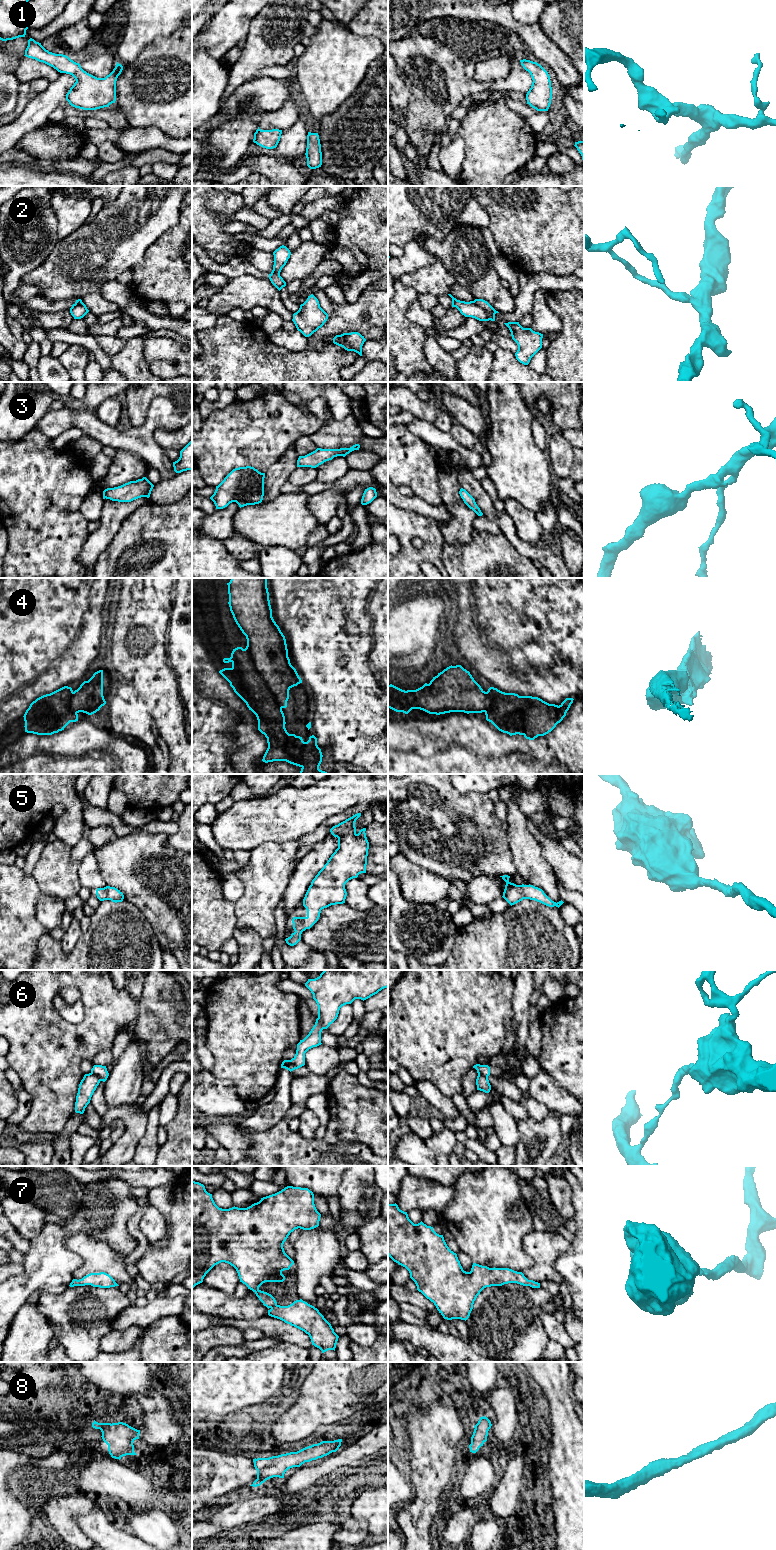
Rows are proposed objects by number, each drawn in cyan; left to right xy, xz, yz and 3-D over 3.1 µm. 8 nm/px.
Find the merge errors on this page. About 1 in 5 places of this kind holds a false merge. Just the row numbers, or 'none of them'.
2, 6

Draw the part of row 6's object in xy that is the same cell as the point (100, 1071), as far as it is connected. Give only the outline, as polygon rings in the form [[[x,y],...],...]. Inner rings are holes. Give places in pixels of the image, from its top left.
[[[94,1065],[91,1069],[91,1073],[97,1076],[100,1081],[105,1082],[109,1076],[106,1066]]]

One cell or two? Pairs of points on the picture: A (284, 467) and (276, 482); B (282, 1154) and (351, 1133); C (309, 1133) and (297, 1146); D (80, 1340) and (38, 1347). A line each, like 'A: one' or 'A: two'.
A: one
B: two
C: two
D: two

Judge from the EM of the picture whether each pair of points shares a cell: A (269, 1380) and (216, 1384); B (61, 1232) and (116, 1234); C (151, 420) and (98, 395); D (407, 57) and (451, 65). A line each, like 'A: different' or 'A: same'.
A: same
B: same
C: different
D: same

